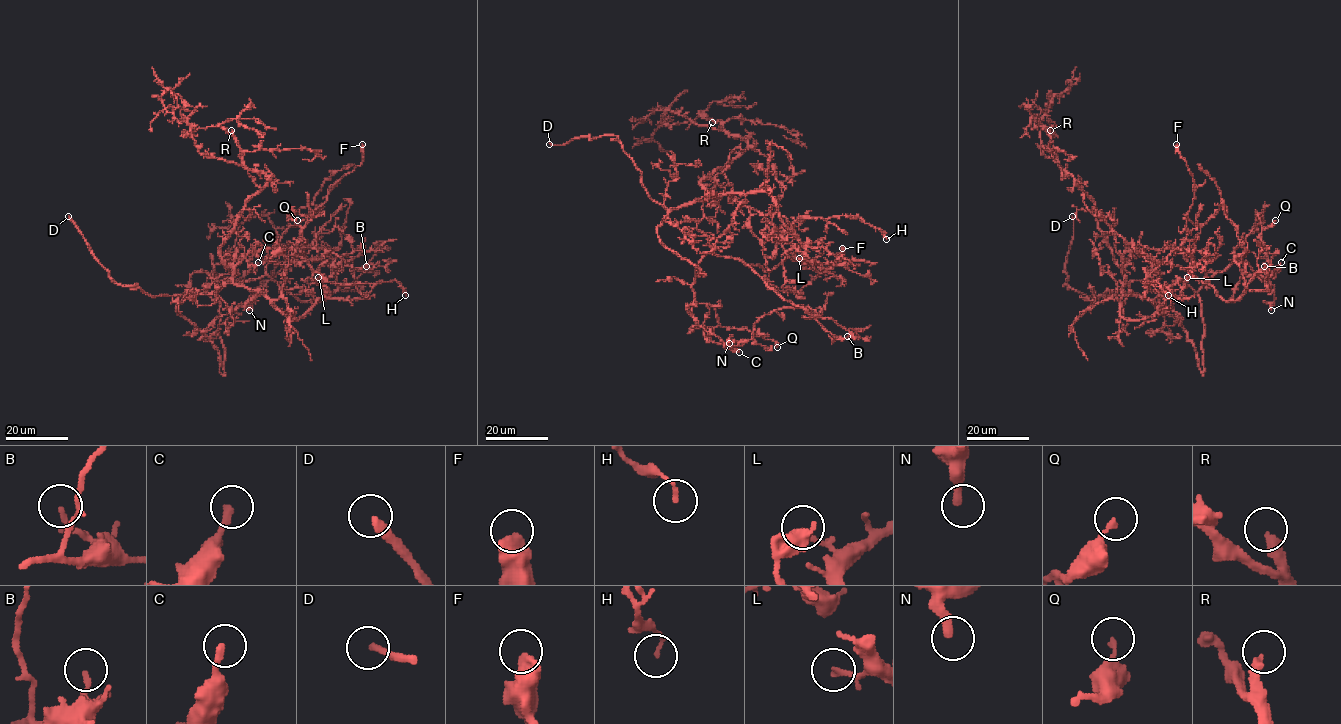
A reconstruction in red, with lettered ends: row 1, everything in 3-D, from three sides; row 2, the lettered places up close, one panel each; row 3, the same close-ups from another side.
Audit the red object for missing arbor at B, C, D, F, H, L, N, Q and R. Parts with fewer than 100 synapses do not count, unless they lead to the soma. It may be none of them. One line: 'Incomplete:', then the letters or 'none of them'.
Incomplete: D, R

